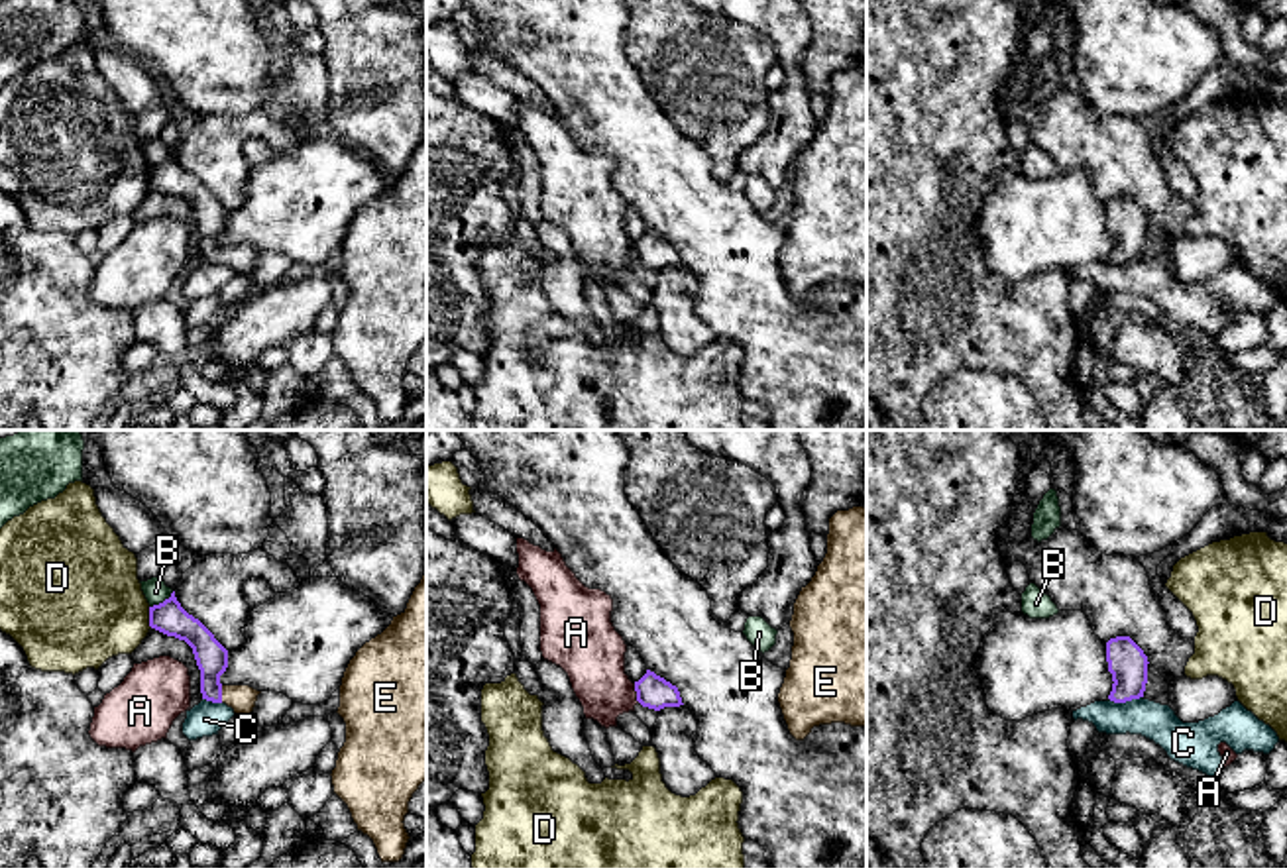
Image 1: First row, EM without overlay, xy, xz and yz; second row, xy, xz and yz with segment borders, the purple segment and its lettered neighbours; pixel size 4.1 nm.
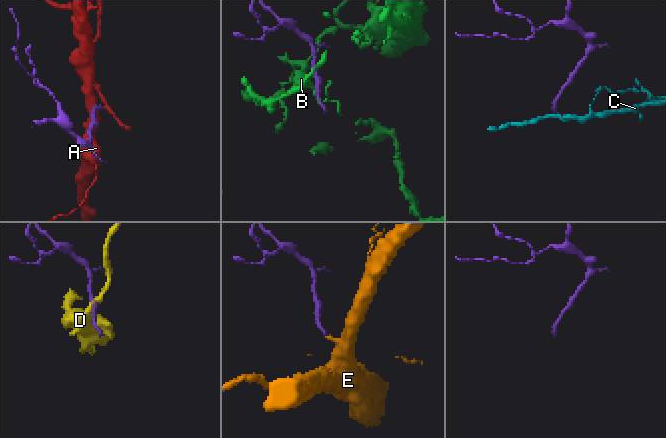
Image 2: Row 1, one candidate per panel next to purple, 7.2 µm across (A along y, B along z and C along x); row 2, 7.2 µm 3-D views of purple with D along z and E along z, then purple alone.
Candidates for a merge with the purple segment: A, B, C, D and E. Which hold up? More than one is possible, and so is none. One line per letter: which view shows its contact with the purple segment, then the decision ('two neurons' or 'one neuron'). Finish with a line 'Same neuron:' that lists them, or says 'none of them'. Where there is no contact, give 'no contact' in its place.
A: contact in xz; two neurons
B: contact in xy; two neurons
C: contact in yz; two neurons
D: contact in xy; two neurons
E: contact in xy; one neuron
Same neuron: E

